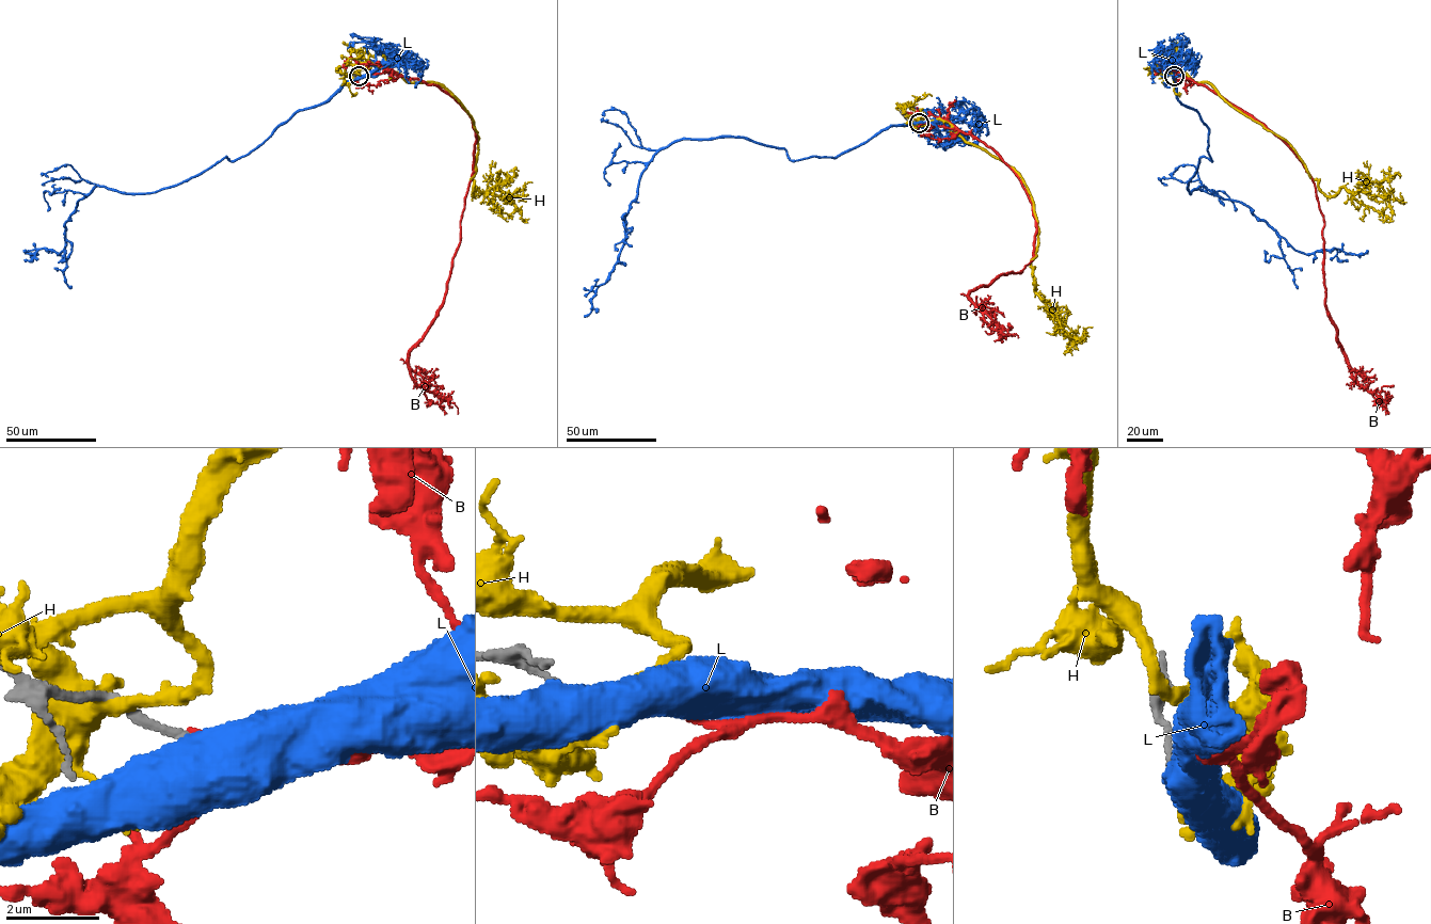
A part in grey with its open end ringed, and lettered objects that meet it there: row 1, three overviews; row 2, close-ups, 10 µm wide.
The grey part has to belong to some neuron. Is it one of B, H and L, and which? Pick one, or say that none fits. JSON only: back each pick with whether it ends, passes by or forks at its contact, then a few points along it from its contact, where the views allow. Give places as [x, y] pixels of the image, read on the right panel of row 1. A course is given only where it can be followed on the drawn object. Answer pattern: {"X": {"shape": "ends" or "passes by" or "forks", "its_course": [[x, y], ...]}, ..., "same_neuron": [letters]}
{"same_neuron": []}

